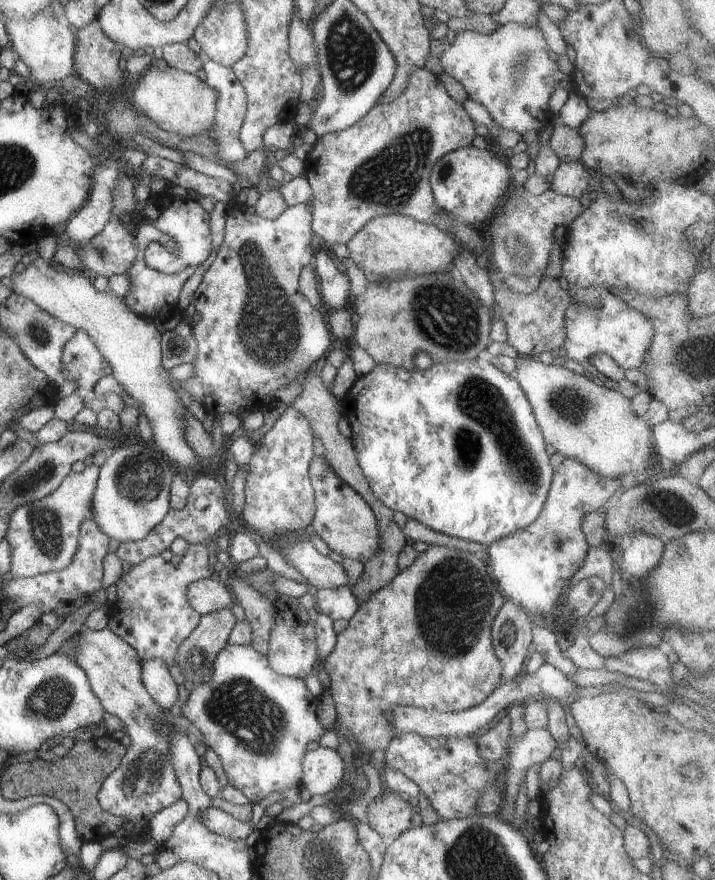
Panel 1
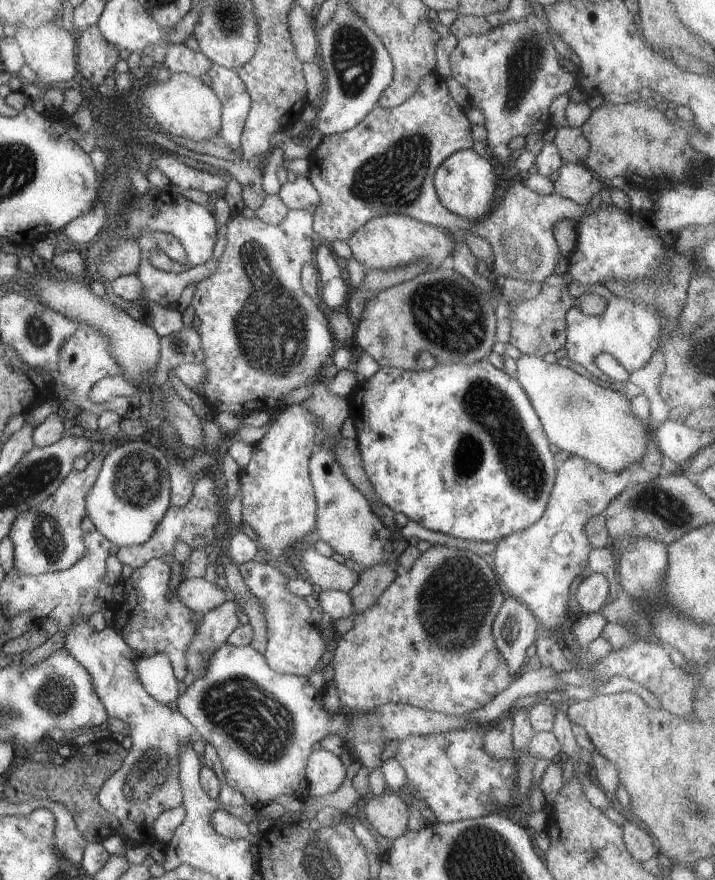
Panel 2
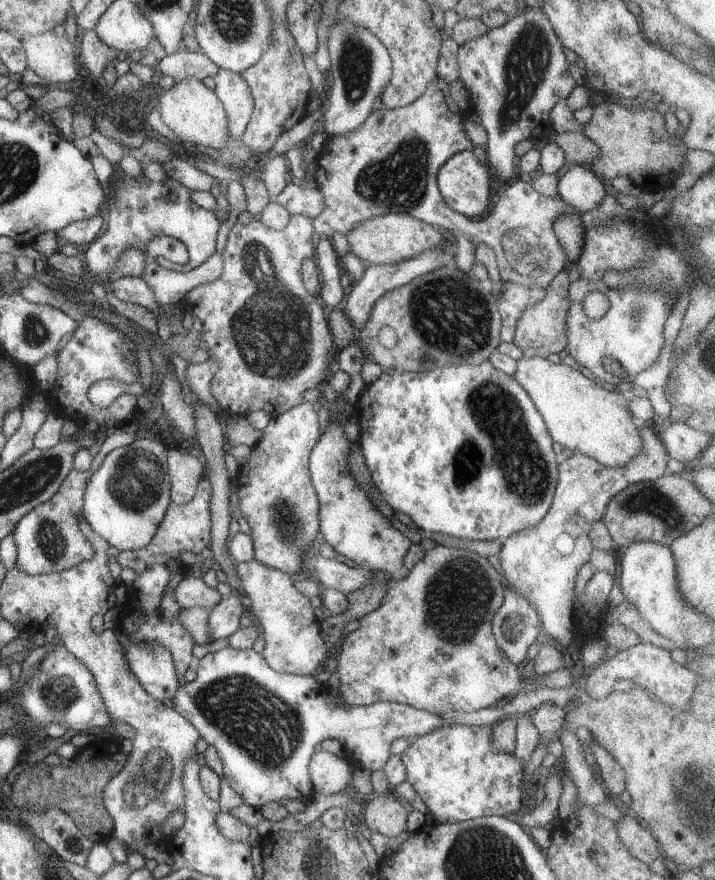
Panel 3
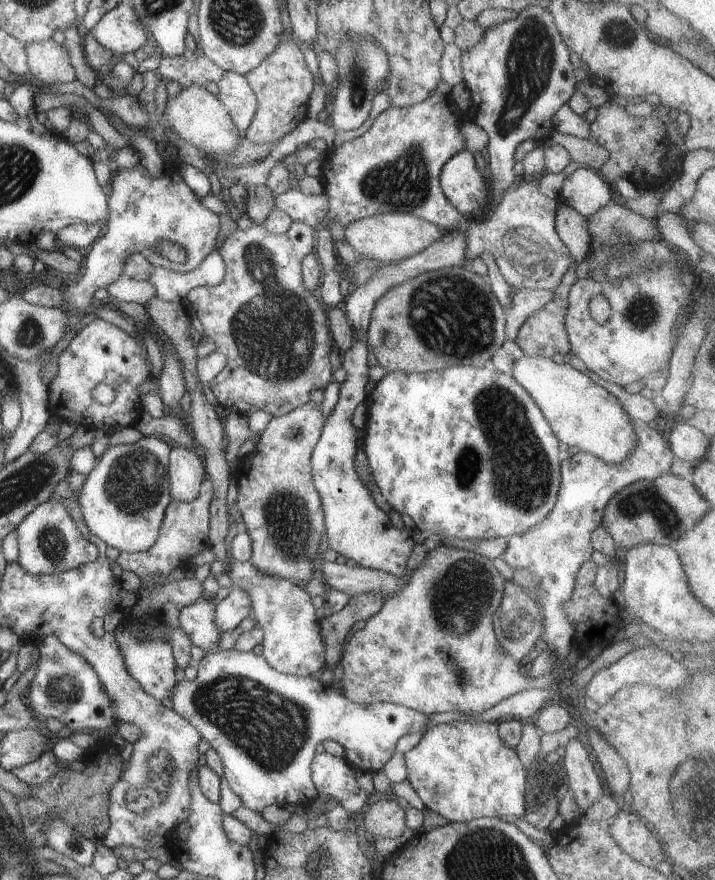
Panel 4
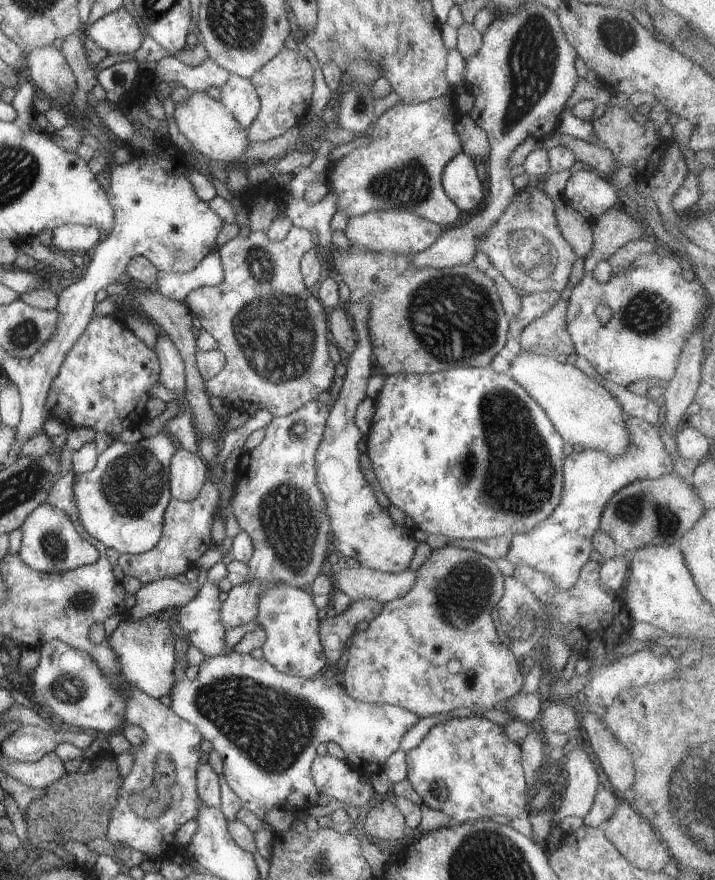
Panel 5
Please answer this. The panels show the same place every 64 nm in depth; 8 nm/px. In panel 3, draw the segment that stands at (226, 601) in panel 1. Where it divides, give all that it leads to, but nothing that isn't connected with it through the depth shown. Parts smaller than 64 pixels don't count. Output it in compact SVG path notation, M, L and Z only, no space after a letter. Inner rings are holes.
M194 574L183 578L174 590L174 597L181 609L212 608L216 606L224 597L215 586L207 585L204 579L200 579Z

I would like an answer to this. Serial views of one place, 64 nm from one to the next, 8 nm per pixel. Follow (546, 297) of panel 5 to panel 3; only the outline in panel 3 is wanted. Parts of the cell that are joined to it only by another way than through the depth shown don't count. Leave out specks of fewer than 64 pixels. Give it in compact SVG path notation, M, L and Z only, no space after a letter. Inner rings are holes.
M504 282L502 298L499 298L500 302L498 302L498 308L502 314L501 342L513 342L514 330L516 330L520 314L526 308L540 302L544 296L546 296L546 290L543 287L525 287Z

